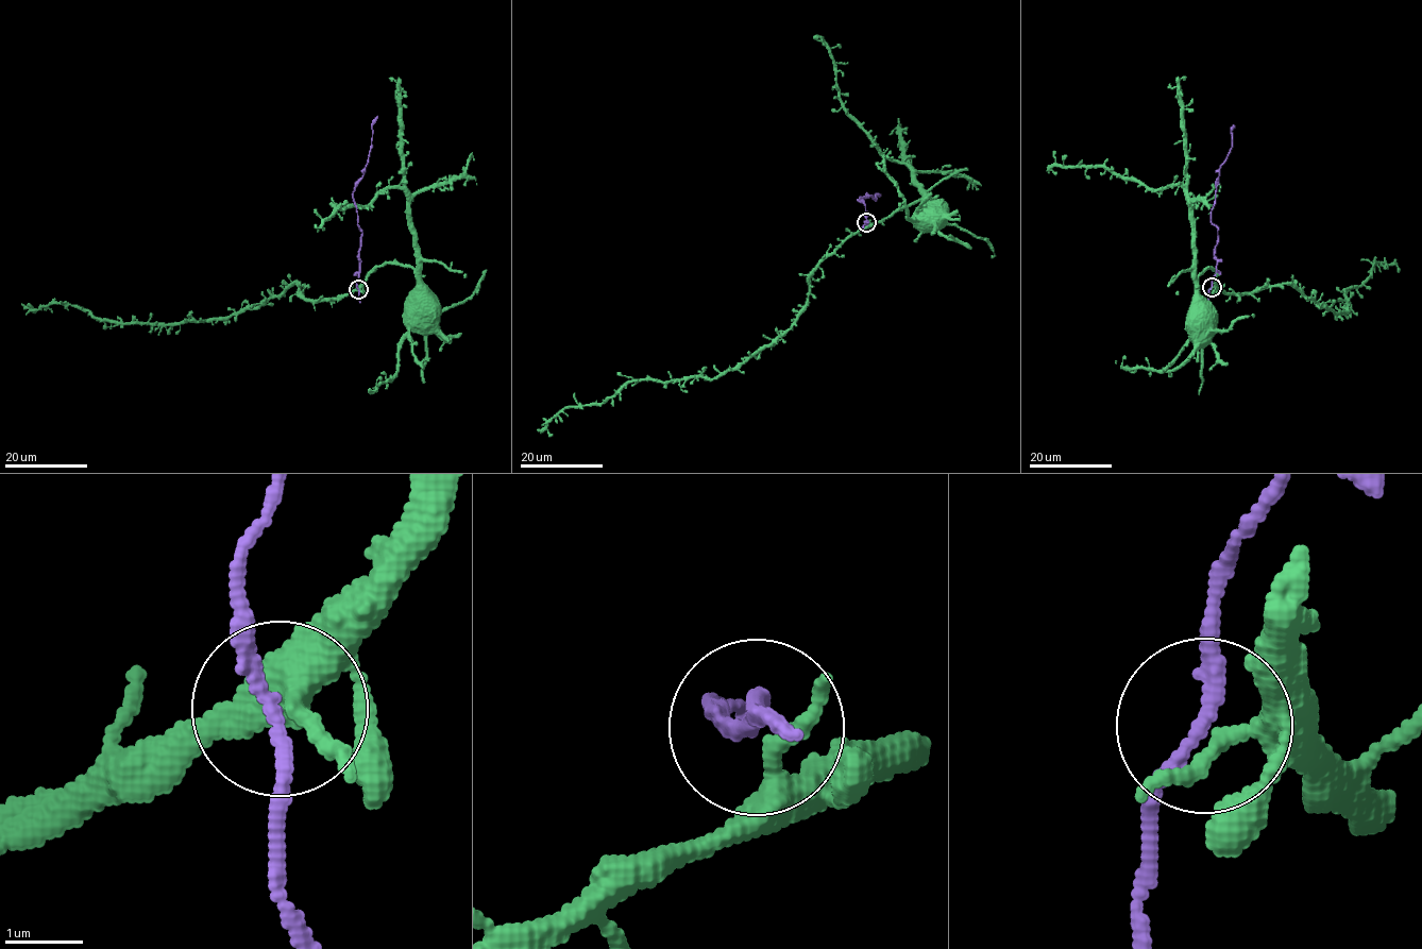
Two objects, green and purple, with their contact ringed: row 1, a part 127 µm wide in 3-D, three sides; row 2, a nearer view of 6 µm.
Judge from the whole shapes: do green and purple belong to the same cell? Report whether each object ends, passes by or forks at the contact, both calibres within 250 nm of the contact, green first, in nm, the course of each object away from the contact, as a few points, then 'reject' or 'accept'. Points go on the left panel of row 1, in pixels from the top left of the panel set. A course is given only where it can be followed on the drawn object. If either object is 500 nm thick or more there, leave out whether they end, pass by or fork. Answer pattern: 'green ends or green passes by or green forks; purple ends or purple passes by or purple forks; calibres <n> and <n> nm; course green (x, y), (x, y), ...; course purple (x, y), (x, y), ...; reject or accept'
green passes by; purple passes by; calibres 280 and 160 nm; course green (359, 289), (375, 268), (387, 264), (410, 266), (420, 287), (420, 308), (424, 314); course purple (358, 289), (362, 231), (353, 193), (362, 176), (372, 121), (377, 116); accept

